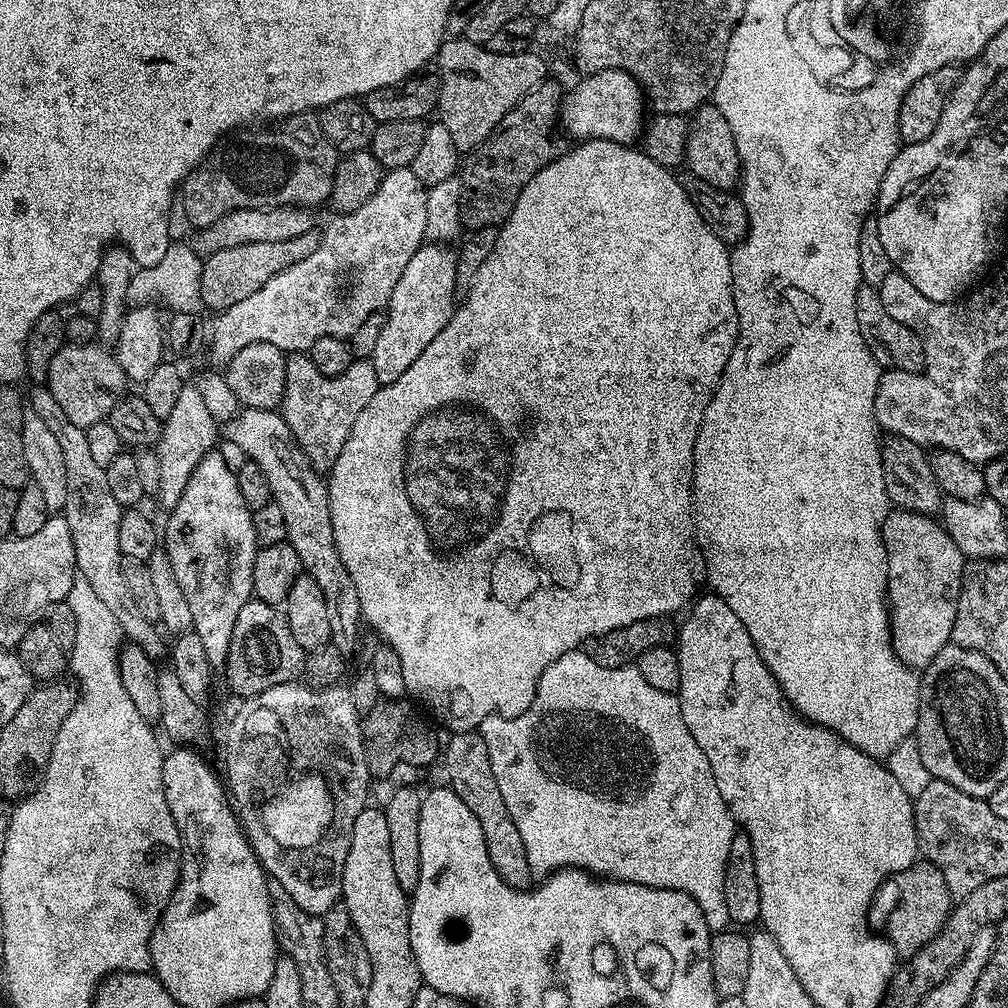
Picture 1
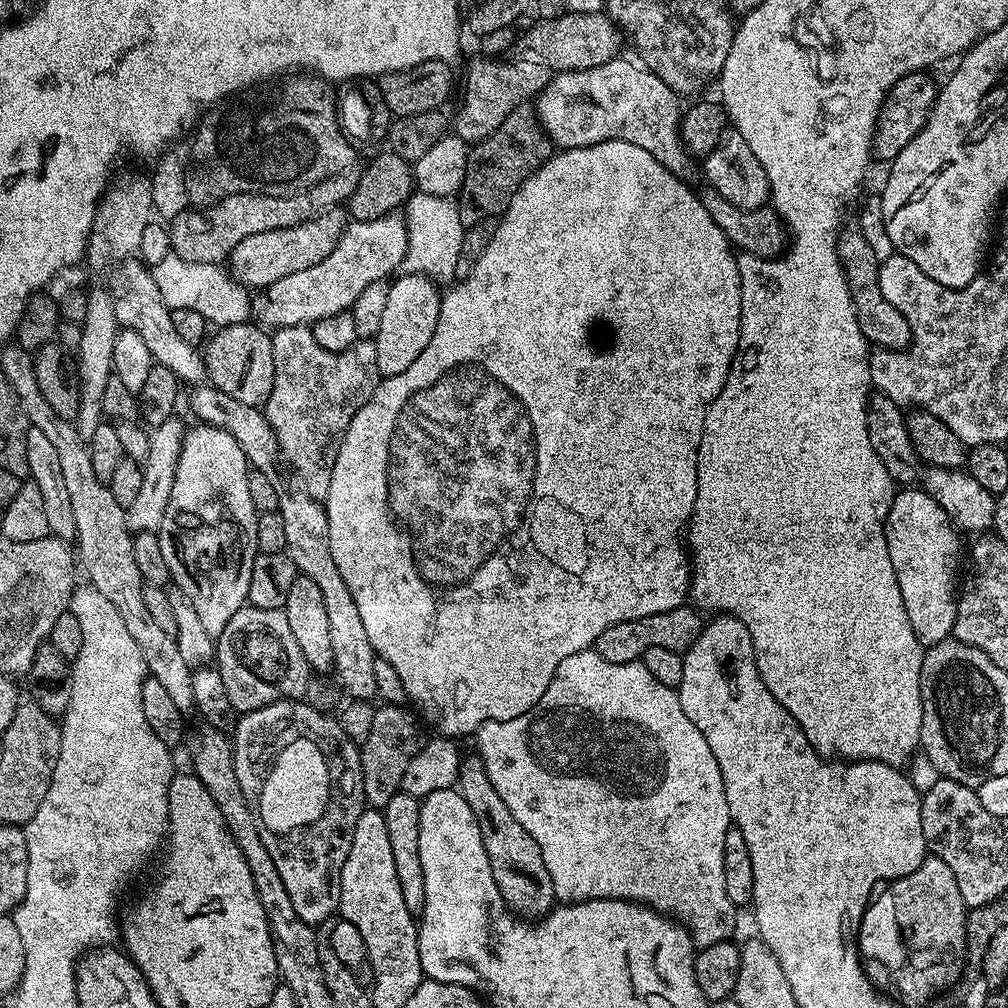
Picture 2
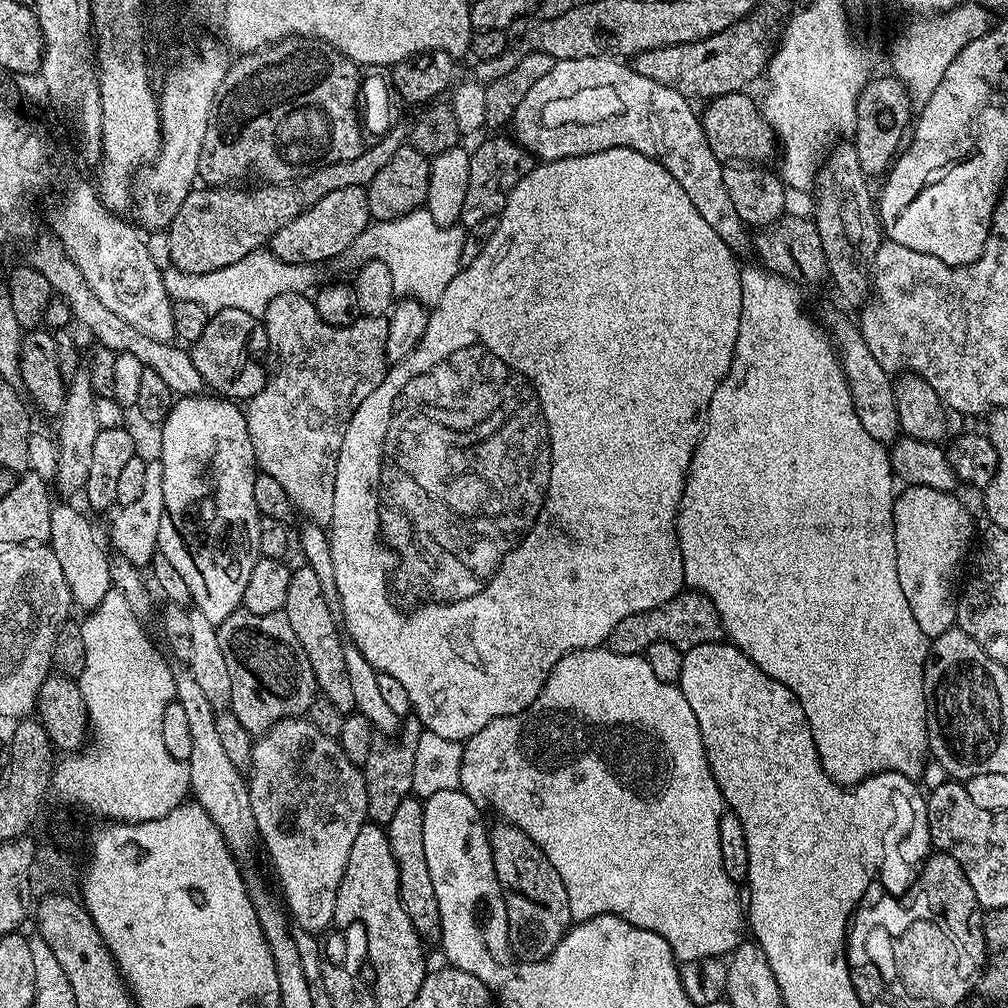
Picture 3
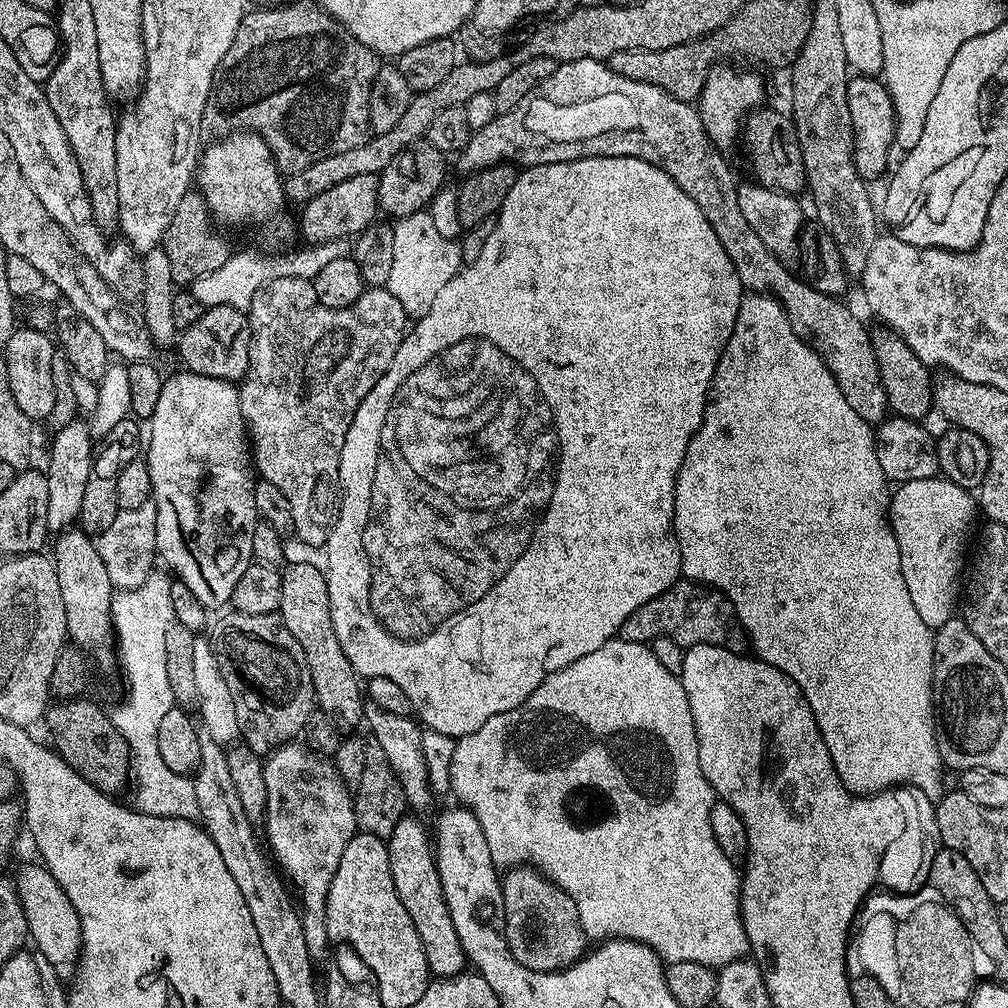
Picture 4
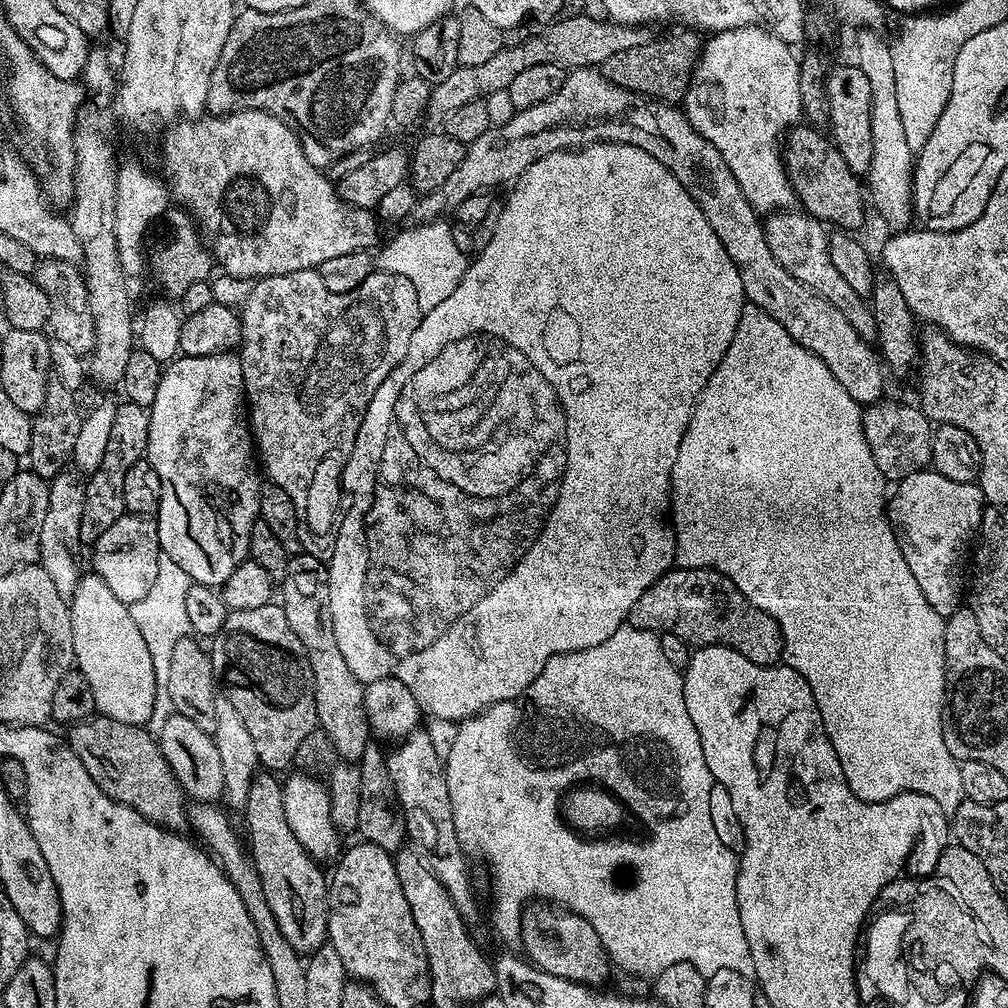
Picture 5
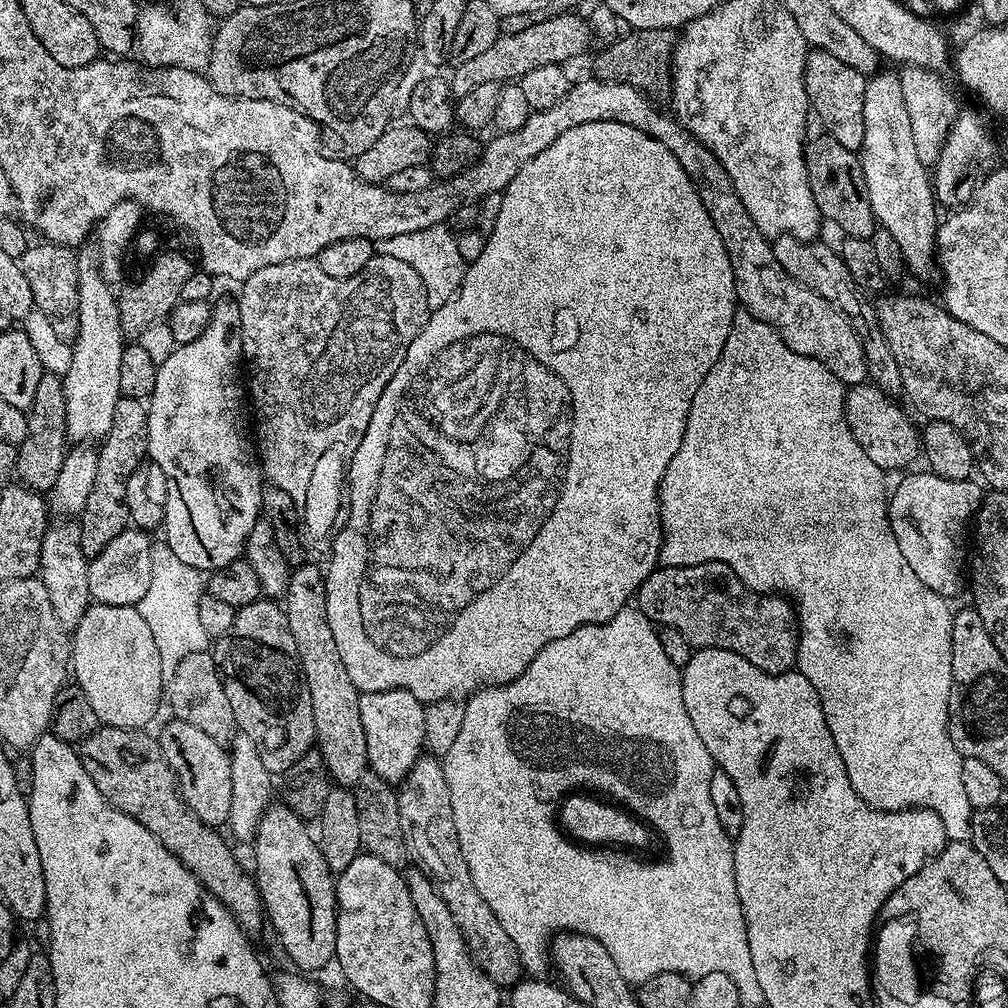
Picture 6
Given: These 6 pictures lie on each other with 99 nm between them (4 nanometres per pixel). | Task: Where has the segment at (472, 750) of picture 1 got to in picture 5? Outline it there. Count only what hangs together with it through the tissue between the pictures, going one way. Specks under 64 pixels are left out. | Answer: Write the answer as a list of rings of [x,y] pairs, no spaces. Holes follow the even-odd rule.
[[[529,906],[520,919],[520,943],[523,955],[541,972],[554,974],[575,984],[586,984],[599,989],[614,972],[614,965],[608,959],[608,951],[602,946],[602,938],[586,918],[576,912],[561,910],[556,906]]]

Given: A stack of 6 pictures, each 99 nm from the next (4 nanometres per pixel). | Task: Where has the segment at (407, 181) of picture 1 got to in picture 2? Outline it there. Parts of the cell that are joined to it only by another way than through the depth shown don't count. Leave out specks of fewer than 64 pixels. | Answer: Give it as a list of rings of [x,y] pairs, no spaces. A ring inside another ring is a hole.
[[[403,215],[349,223],[342,238],[338,238],[338,246],[334,246],[318,266],[278,278],[278,282],[263,289],[264,301],[258,304],[259,323],[272,330],[299,324],[311,326],[322,318],[349,311],[354,302],[358,302],[358,294],[362,294],[370,282],[388,280],[403,265],[407,245],[408,228],[404,225]]]

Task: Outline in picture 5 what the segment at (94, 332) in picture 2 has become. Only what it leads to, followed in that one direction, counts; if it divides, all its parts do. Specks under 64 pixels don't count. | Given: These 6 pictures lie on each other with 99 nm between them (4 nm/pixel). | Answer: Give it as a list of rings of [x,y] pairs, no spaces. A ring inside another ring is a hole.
[[[70,470],[60,471],[50,480],[48,485],[50,506],[46,506],[46,519],[42,522],[40,559],[38,561],[38,567],[46,570],[50,582],[54,582],[54,590],[58,590],[58,594],[65,598],[74,594],[82,575],[82,569],[80,569],[80,551],[82,551],[80,527],[82,526],[85,481],[75,471],[72,472]]]

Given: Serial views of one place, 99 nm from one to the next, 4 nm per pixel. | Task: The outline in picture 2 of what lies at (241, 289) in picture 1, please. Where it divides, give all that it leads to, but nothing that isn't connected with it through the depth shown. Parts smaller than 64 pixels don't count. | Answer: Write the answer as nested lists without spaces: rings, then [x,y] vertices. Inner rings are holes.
[[[337,206],[298,226],[282,230],[266,230],[262,234],[250,234],[250,238],[242,238],[242,242],[234,246],[232,255],[226,261],[230,275],[233,280],[249,290],[266,289],[274,282],[278,282],[278,278],[298,274],[298,270],[307,270],[309,266],[318,266],[318,262],[322,262],[322,258],[327,258],[330,250],[338,246],[338,238],[342,238],[349,223],[350,217],[347,211]]]

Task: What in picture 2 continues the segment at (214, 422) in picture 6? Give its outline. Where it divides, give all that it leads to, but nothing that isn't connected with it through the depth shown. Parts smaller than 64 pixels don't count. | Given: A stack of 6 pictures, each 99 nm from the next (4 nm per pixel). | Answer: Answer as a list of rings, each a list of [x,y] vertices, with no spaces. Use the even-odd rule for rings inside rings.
[[[197,423],[195,427],[189,427],[185,431],[182,454],[178,458],[178,474],[174,474],[174,490],[170,490],[170,502],[164,511],[158,535],[162,542],[162,558],[166,558],[171,583],[175,587],[181,588],[186,594],[186,598],[190,598],[190,602],[194,602],[194,610],[198,614],[198,619],[202,621],[202,626],[215,638],[222,634],[222,630],[226,630],[226,622],[230,622],[230,618],[234,618],[234,614],[238,614],[238,610],[245,607],[250,590],[250,570],[254,570],[254,558],[258,555],[256,546],[258,542],[258,526],[256,525],[258,513],[254,501],[250,498],[250,482],[248,481],[250,465],[246,454],[242,454],[242,446],[238,446],[238,442],[234,442],[234,434],[230,434],[225,428],[209,424]]]

